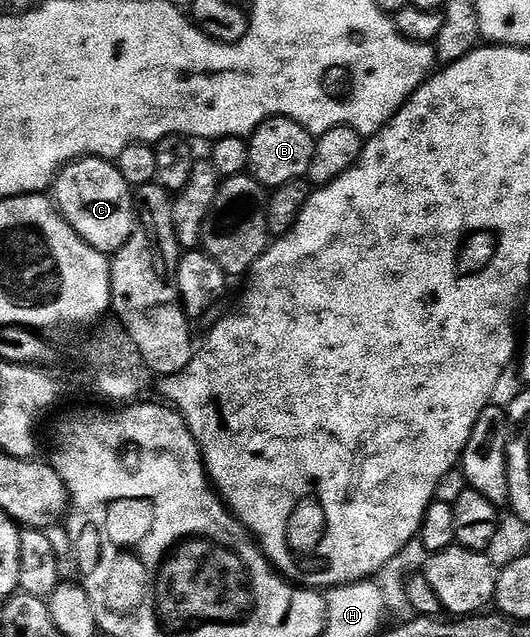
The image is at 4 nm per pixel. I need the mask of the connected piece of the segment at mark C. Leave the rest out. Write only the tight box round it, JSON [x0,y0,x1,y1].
[53,157,137,253]

